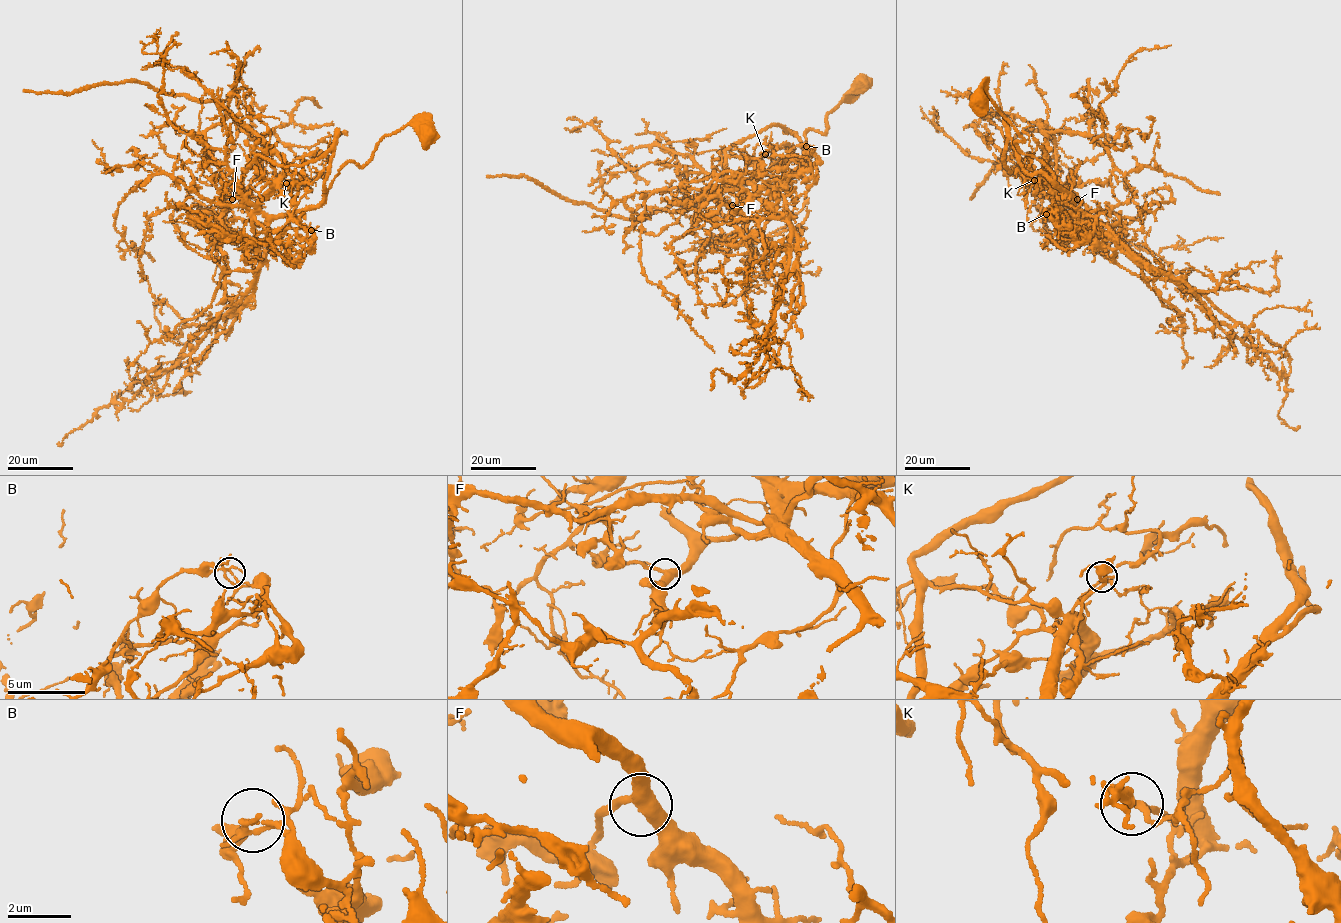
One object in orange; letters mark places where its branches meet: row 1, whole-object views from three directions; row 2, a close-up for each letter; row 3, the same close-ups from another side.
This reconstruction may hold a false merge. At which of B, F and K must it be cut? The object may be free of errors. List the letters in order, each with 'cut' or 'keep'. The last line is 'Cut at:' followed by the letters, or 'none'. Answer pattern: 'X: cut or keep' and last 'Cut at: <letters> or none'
B: cut
F: keep
K: keep
Cut at: B

